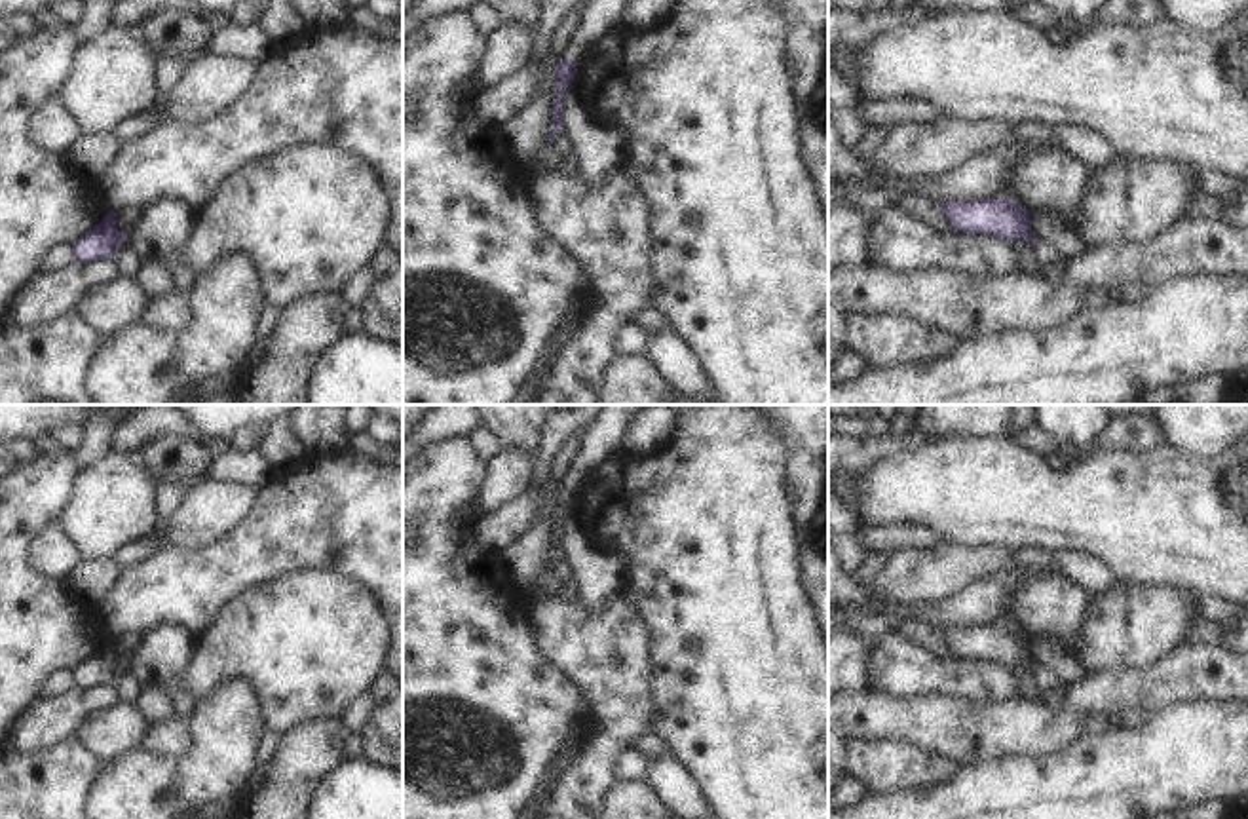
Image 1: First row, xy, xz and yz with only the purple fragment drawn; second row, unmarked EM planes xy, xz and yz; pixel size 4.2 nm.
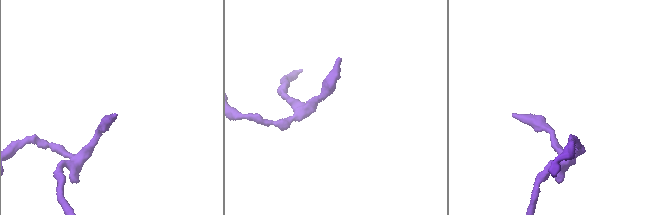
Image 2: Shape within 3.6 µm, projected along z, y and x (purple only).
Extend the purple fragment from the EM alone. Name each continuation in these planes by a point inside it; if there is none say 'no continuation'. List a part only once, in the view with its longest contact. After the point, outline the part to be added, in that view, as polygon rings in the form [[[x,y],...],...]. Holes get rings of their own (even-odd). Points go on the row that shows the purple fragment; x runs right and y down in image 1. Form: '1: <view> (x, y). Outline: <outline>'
1: xz (597, 18). Outline: [[[585,0],[562,59],[577,63],[600,36],[623,25],[623,10],[627,4],[629,0]]]

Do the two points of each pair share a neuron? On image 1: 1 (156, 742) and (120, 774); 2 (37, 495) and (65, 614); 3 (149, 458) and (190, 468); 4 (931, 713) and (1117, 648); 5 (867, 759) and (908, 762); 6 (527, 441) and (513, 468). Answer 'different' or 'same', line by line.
1: different
2: same
3: same
4: different
5: same
6: different

